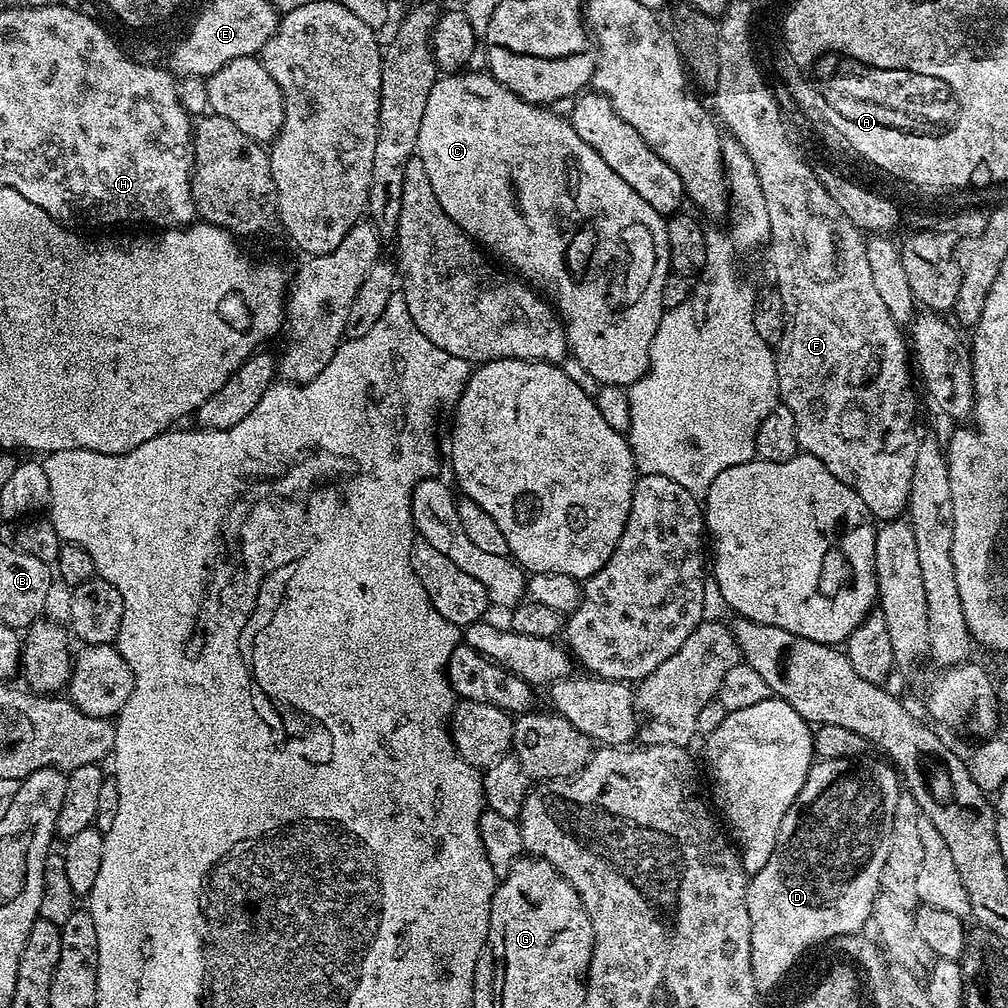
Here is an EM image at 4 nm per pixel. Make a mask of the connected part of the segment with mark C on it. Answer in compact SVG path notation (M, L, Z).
M461 70L455 74L444 74L437 79L434 90L430 90L426 114L422 114L422 126L418 130L416 151L426 170L426 178L430 178L430 186L434 186L434 198L438 198L448 217L477 245L483 246L489 253L497 252L506 263L513 264L517 268L515 271L554 305L564 326L564 333L568 336L571 359L576 359L596 379L597 385L616 384L619 388L628 388L648 375L652 339L666 311L662 304L662 288L670 273L666 220L658 210L654 210L654 206L650 206L650 202L645 202L635 190L630 190L630 186L626 186L626 182L622 182L622 178L618 178L618 174L614 174L614 170L602 162L593 148L578 138L571 122L552 112L555 111L518 98L518 94L502 86L487 71Z

